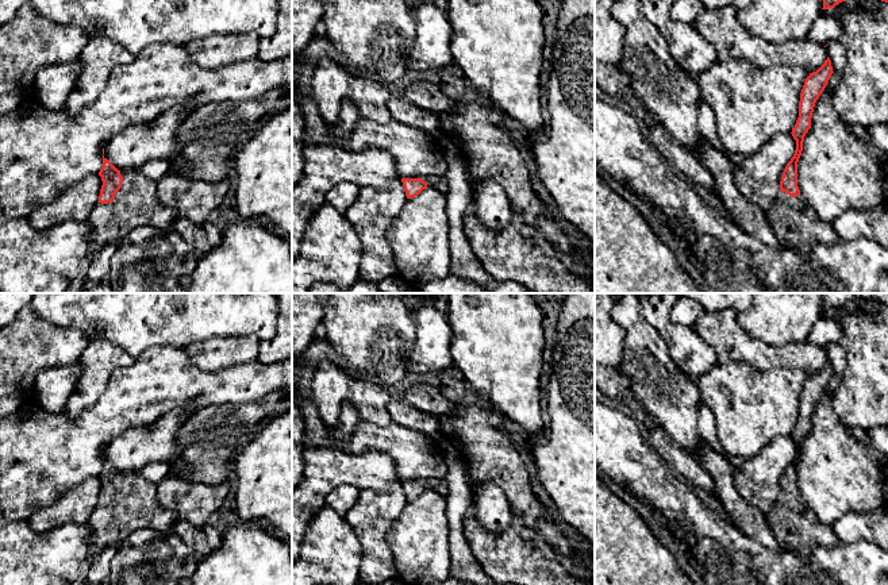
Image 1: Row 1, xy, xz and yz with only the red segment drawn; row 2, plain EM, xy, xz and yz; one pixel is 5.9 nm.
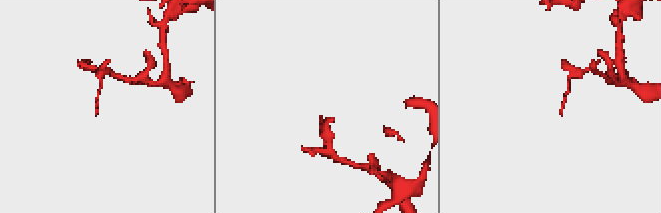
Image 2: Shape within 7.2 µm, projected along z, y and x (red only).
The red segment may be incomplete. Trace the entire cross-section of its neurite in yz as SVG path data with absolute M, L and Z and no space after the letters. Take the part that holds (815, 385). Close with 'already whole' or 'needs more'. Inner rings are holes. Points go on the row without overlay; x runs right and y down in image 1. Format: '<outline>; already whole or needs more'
M827 359L824 366L810 376L806 381L799 405L799 420L792 431L796 443L796 453L787 466L780 484L780 493L776 504L765 513L765 519L777 543L800 557L810 557L818 546L838 546L833 526L824 524L815 512L803 501L797 489L797 465L803 454L804 439L811 431L814 409L824 393L831 377L831 363Z; needs more

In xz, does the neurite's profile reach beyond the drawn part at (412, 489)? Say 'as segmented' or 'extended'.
extended

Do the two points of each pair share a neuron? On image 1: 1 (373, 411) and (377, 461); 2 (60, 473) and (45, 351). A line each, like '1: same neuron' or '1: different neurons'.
1: different neurons
2: different neurons

